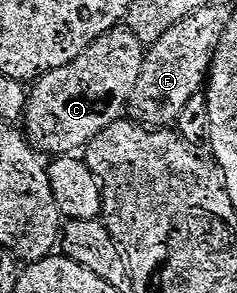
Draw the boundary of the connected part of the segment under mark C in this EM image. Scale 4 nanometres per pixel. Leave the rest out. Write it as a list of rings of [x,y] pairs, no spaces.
[[[128,28],[109,30],[91,48],[87,48],[71,64],[53,74],[44,74],[32,83],[23,115],[24,133],[42,155],[76,155],[84,151],[99,132],[126,117],[133,82],[117,74],[109,78],[128,60],[128,50],[138,49],[137,35]]]

